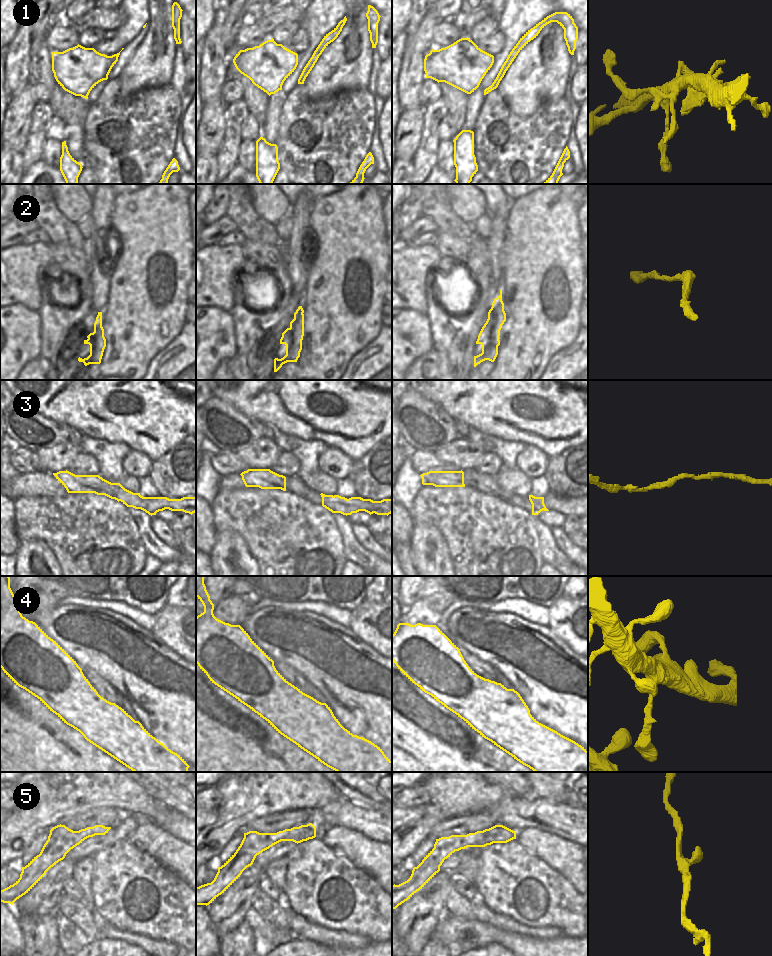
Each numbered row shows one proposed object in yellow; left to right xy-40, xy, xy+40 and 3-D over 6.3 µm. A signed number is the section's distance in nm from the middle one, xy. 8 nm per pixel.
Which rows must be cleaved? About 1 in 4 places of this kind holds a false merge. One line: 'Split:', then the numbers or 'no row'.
Split: 3

